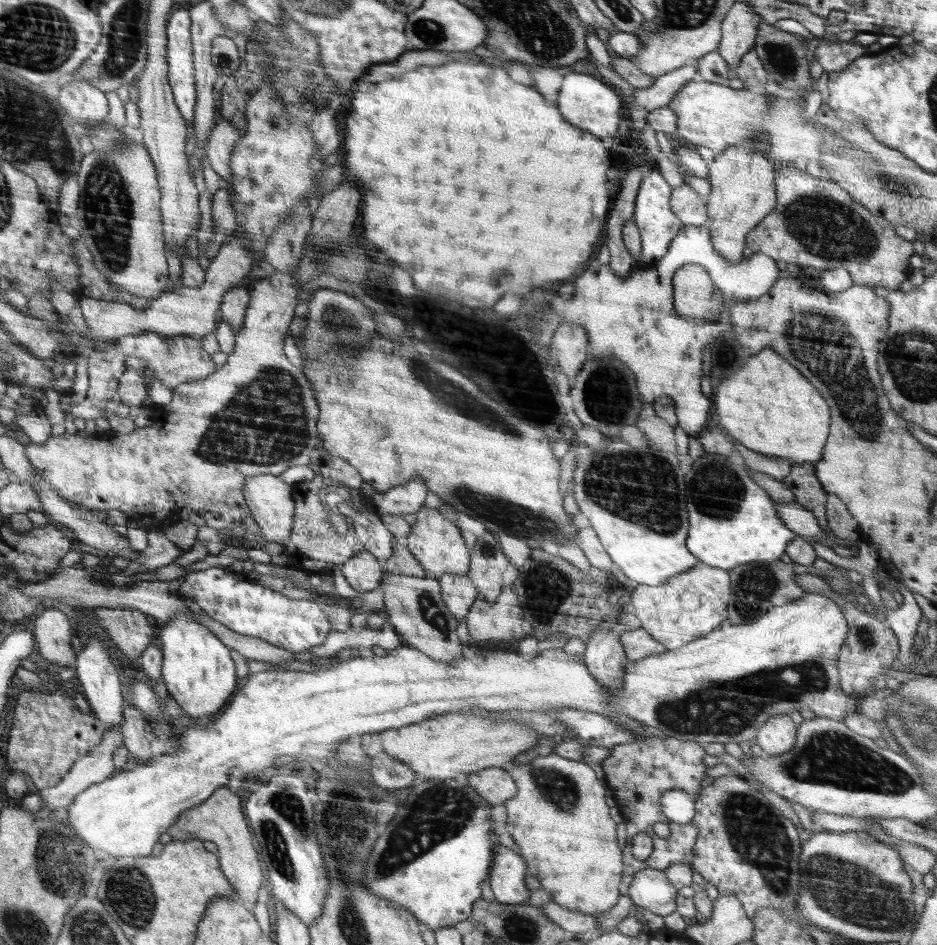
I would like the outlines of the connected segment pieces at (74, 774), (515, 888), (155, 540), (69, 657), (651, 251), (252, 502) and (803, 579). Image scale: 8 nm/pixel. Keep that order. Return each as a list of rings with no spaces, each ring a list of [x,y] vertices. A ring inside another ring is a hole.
[[[121,727],[108,728],[103,740],[92,747],[88,755],[77,760],[56,786],[37,792],[43,802],[41,809],[56,811],[68,807],[78,794],[110,777],[116,772],[112,756],[120,744],[123,744]]]
[[[495,844],[491,872],[488,880],[498,902],[506,904],[524,903],[532,891],[526,888],[525,860],[511,848]]]
[[[164,528],[160,530],[148,531],[148,546],[139,552],[139,556],[127,565],[123,572],[132,576],[139,572],[153,571],[161,566],[171,564],[176,558],[184,554],[172,542],[164,532]]]
[[[53,607],[40,612],[33,624],[38,652],[46,661],[59,666],[58,671],[76,664],[77,656],[72,650],[70,638],[73,630],[64,611]]]
[[[660,171],[646,172],[636,198],[633,216],[641,237],[641,254],[636,256],[639,266],[662,259],[684,227],[683,222],[670,208],[670,186],[660,176]]]
[[[274,475],[249,476],[243,484],[243,495],[250,507],[250,516],[259,526],[261,544],[278,542],[284,545],[288,542],[295,509],[291,486]]]
[[[810,573],[795,576],[796,584],[804,591],[820,593],[822,596],[830,597],[837,602],[837,606],[843,610],[848,621],[848,639],[840,648],[838,656],[839,686],[847,695],[854,698],[862,698],[860,694],[873,695],[874,692],[884,687],[882,678],[891,674],[894,664],[899,656],[900,644],[892,629],[881,620],[877,613],[867,613],[856,602],[843,598],[834,592],[824,578],[818,574]]]

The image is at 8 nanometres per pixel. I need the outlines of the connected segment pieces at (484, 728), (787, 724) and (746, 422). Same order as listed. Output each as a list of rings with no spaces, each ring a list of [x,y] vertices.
[[[469,712],[438,714],[438,716],[432,716],[432,718],[428,718],[424,722],[418,722],[418,724],[408,724],[408,726],[387,729],[379,733],[380,742],[386,754],[407,764],[414,772],[422,774],[424,778],[436,780],[468,776],[470,773],[475,773],[488,767],[502,767],[514,760],[516,755],[532,748],[544,737],[544,735],[539,734],[533,728],[528,727],[528,725],[520,725],[520,723],[512,721],[494,721],[478,718]]]
[[[789,715],[772,716],[757,730],[754,742],[765,755],[788,752],[796,742],[797,727]]]
[[[764,348],[752,356],[732,378],[726,378],[716,392],[720,424],[750,450],[780,456],[794,464],[816,463],[828,438],[830,410],[820,392],[782,356]]]

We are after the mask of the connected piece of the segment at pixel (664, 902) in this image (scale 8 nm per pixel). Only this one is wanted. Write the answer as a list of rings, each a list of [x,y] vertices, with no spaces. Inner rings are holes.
[[[645,868],[636,872],[628,888],[627,895],[633,900],[634,904],[644,907],[658,916],[668,916],[676,910],[676,897],[679,895],[678,889],[674,888],[667,876],[661,870]]]

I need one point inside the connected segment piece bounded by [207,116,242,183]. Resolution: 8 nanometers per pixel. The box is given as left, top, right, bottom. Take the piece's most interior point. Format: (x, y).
(224, 136)

